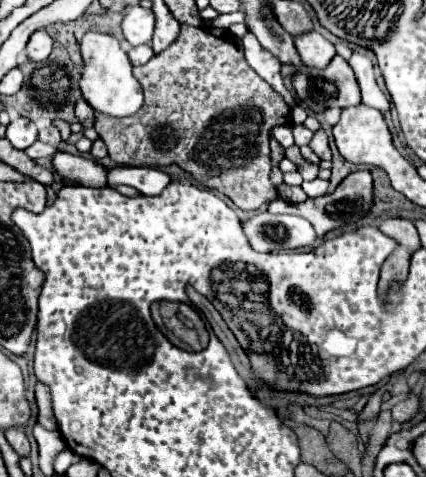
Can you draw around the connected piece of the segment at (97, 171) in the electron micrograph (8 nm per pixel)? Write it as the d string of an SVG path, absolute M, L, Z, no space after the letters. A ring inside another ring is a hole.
M57 150L51 156L53 170L65 180L77 186L107 186L107 170L95 160L73 156L69 152Z

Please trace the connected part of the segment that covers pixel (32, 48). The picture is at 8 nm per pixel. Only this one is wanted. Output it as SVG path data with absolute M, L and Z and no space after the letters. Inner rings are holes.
M35 30L29 38L29 44L27 44L27 50L25 50L25 56L29 60L35 60L35 62L41 62L49 56L53 48L53 38L49 36L47 30Z

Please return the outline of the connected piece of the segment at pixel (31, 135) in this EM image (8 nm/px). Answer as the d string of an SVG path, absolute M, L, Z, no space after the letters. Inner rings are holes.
M17 116L7 126L7 138L9 138L9 142L15 148L25 150L27 146L31 146L37 140L37 126L35 126L33 120L27 120L23 116Z

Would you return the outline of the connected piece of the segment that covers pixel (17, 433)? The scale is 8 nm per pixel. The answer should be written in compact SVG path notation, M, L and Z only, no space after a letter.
M11 428L5 432L5 438L7 442L11 444L11 448L23 458L23 456L29 456L29 440L25 436L25 432L21 428Z

